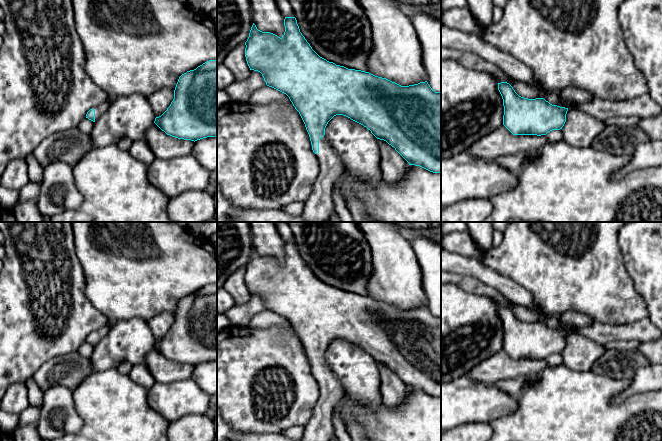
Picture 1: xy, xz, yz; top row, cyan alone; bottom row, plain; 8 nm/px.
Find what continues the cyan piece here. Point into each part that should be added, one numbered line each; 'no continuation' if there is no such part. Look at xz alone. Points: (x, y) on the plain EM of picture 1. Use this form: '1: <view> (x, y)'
1: xz (320, 427)

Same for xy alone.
1: xy (100, 333)

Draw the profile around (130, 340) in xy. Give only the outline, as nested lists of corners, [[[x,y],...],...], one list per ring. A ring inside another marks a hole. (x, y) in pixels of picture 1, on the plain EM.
[[[140,318],[109,324],[105,337],[94,346],[89,357],[93,372],[117,368],[123,362],[144,363],[146,354],[154,348],[156,339],[147,323]]]

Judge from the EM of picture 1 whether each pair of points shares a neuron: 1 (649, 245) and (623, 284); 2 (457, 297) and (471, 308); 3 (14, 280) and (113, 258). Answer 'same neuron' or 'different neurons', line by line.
1: different neurons
2: same neuron
3: different neurons

